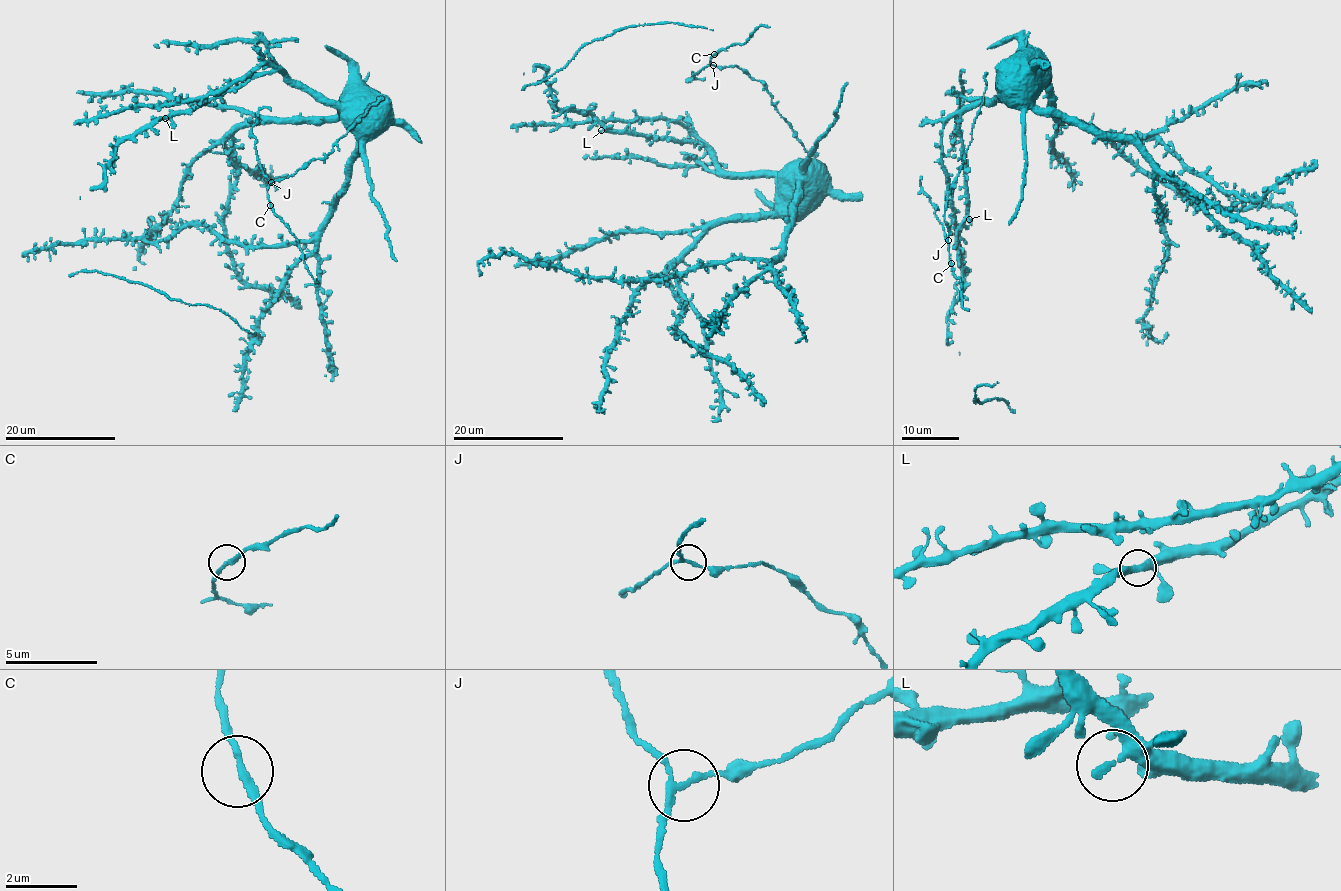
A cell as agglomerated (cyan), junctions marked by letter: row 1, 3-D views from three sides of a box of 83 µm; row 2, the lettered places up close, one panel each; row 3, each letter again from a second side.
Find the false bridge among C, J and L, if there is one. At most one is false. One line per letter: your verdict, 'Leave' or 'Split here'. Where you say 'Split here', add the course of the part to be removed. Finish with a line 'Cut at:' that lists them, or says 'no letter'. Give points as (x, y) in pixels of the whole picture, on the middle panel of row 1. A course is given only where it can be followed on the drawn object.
C: Leave
J: Split here. Course of the part to remove: (713, 65), (736, 66), (762, 81), (770, 95), (771, 103), (799, 142), (808, 152), (818, 155)
L: Leave
Cut at: J

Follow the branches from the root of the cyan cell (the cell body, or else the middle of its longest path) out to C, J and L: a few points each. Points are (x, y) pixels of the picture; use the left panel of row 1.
C: (286, 73), (296, 85), (329, 100), (382, 98), (327, 156), (271, 183), (270, 205)
J: (286, 73), (296, 85), (329, 100), (348, 103), (382, 98), (339, 139), (327, 156), (271, 181)
L: (286, 73), (279, 69), (254, 73), (244, 82), (219, 91), (193, 108), (175, 111), (165, 118)

